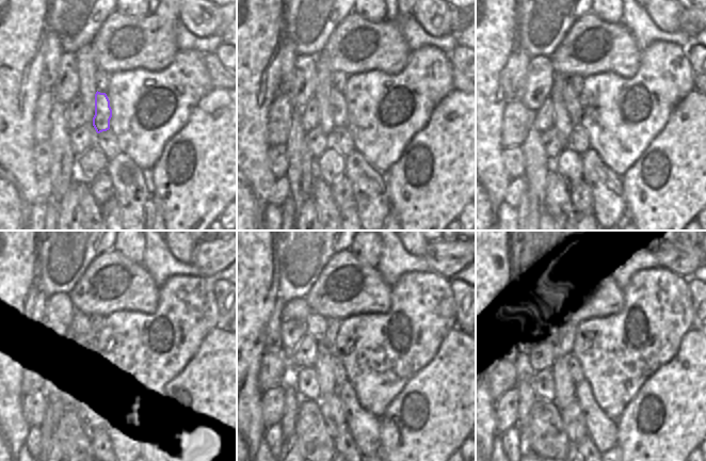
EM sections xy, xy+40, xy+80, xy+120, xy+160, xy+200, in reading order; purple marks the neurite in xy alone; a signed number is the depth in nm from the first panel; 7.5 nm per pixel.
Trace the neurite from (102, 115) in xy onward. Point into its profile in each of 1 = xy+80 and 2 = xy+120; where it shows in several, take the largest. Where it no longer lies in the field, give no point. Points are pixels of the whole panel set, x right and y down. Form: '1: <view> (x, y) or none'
1: xy+80 (571, 97)
2: xy+120 (80, 329)

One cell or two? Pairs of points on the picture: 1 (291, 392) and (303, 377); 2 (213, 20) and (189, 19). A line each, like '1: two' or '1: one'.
1: two
2: one

